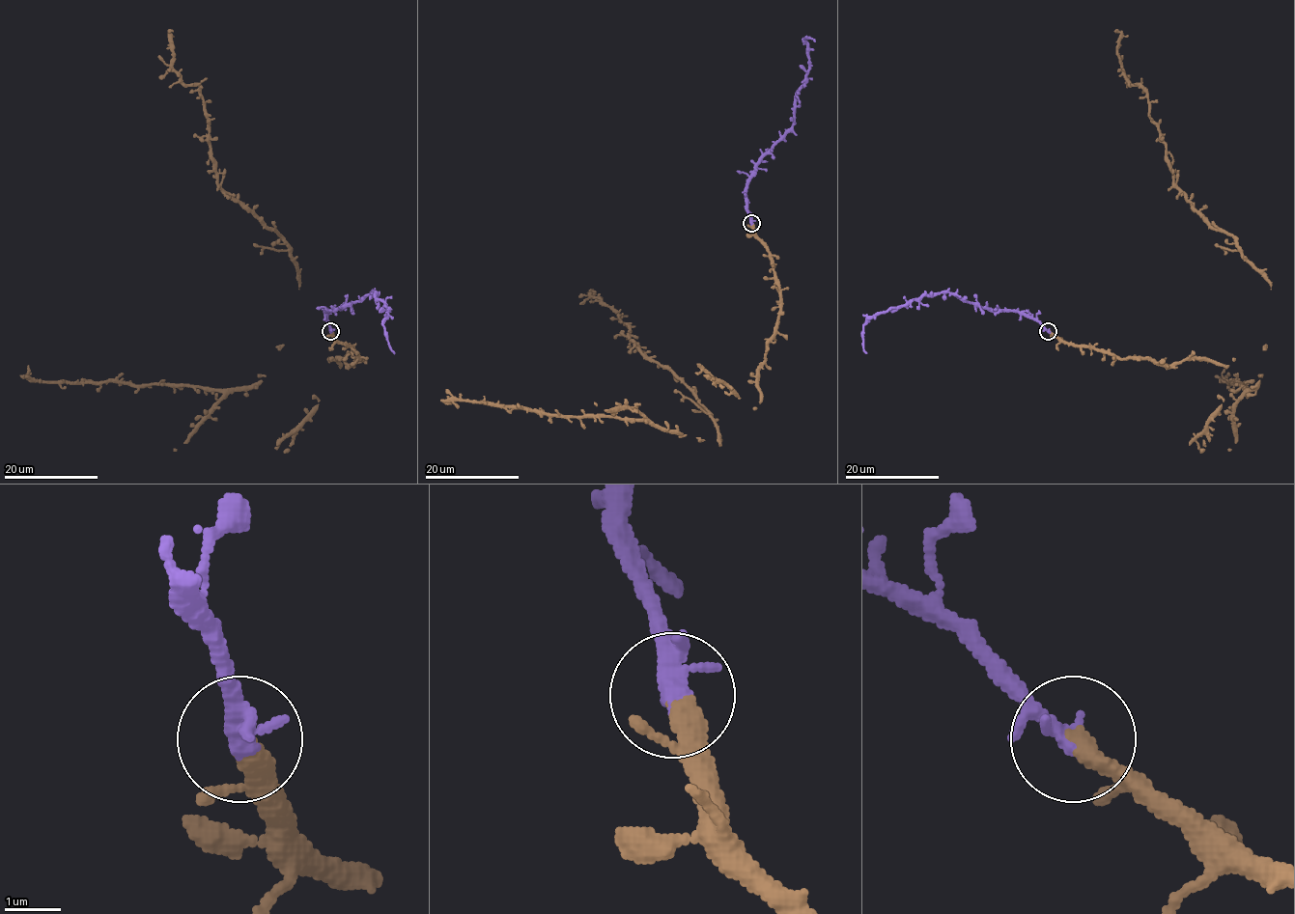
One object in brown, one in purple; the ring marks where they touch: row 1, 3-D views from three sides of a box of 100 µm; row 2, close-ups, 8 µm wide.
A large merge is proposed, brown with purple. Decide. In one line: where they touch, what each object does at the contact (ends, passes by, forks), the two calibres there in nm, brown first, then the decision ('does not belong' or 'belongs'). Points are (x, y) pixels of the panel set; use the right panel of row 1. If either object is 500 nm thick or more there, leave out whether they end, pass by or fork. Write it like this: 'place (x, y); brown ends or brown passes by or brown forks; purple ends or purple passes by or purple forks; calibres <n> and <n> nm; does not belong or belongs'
place (1048, 331); brown ends; purple passes by; calibres 380 and 280 nm; belongs

